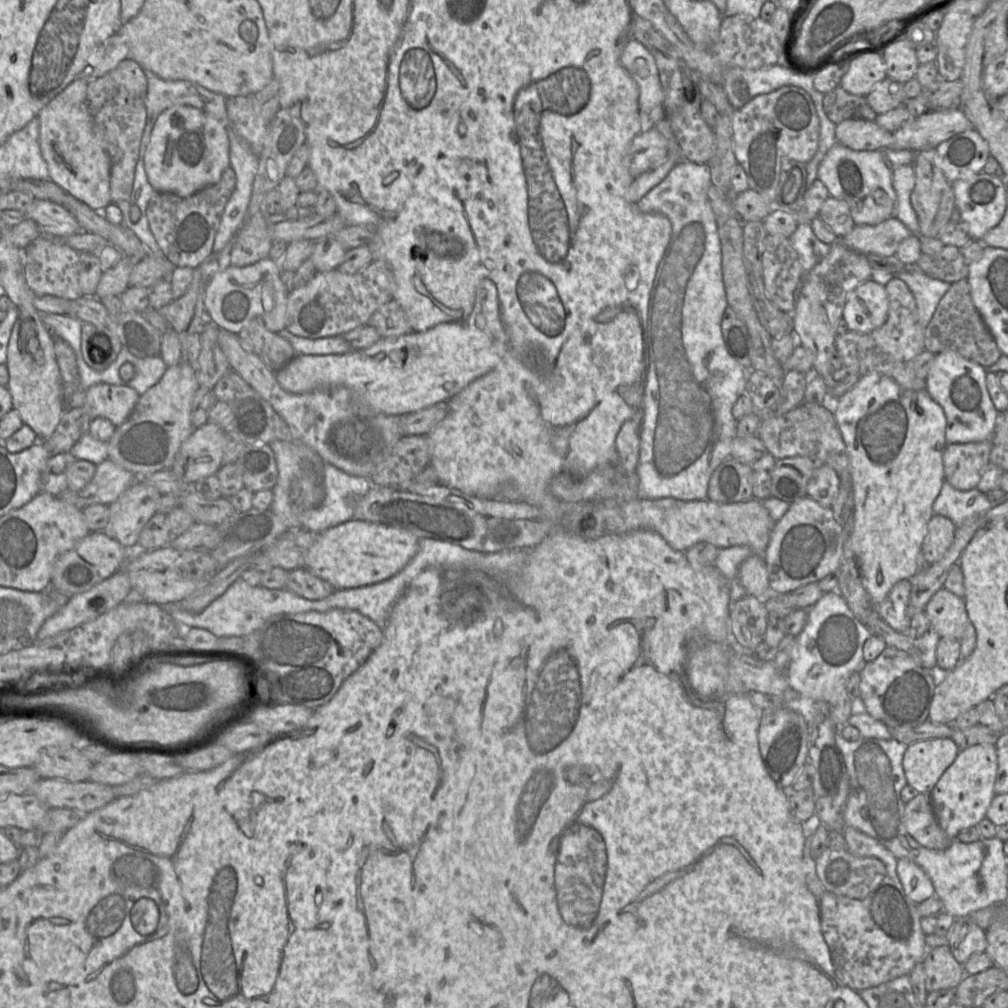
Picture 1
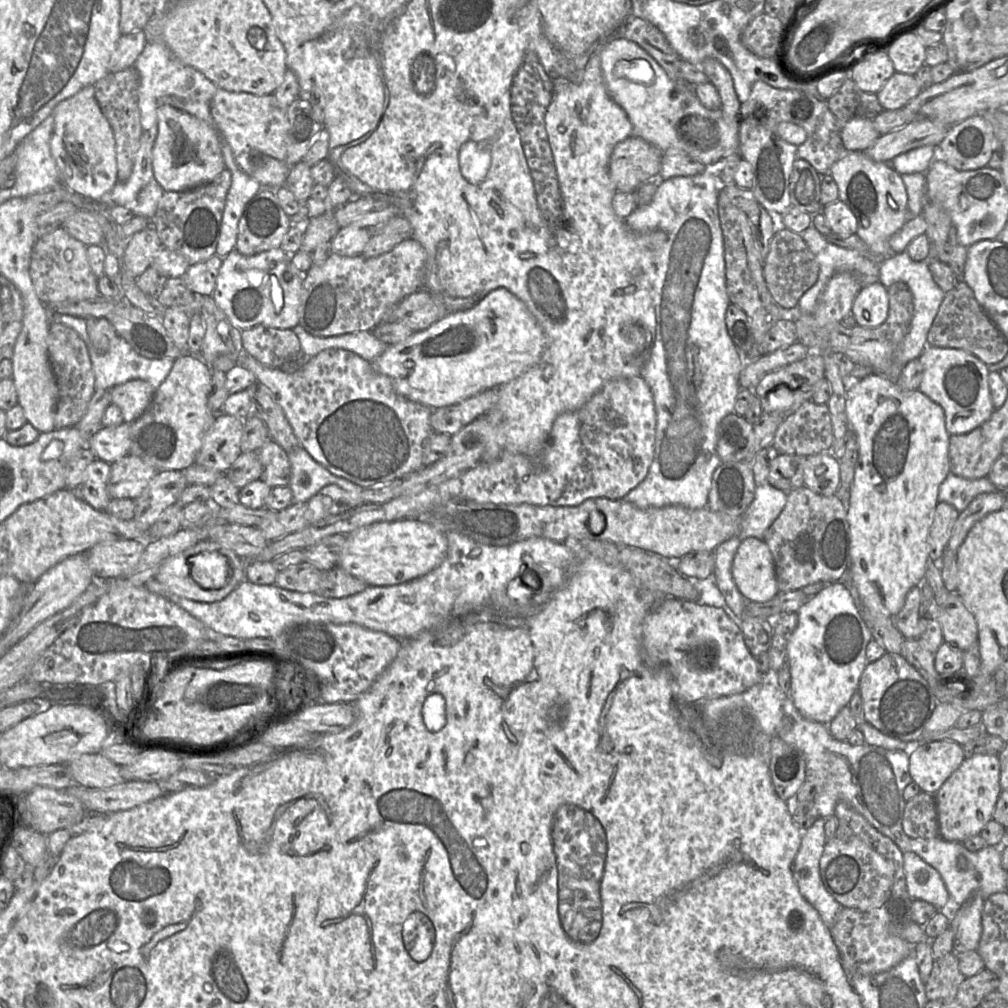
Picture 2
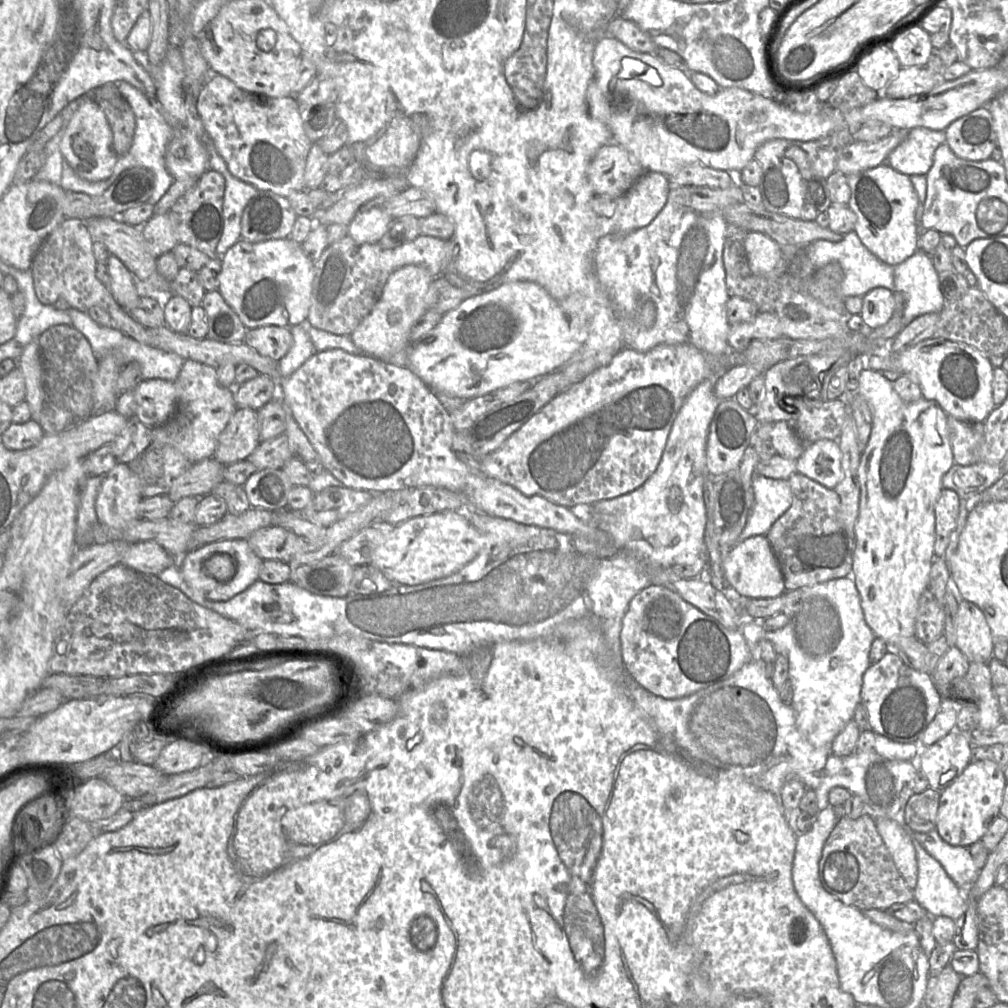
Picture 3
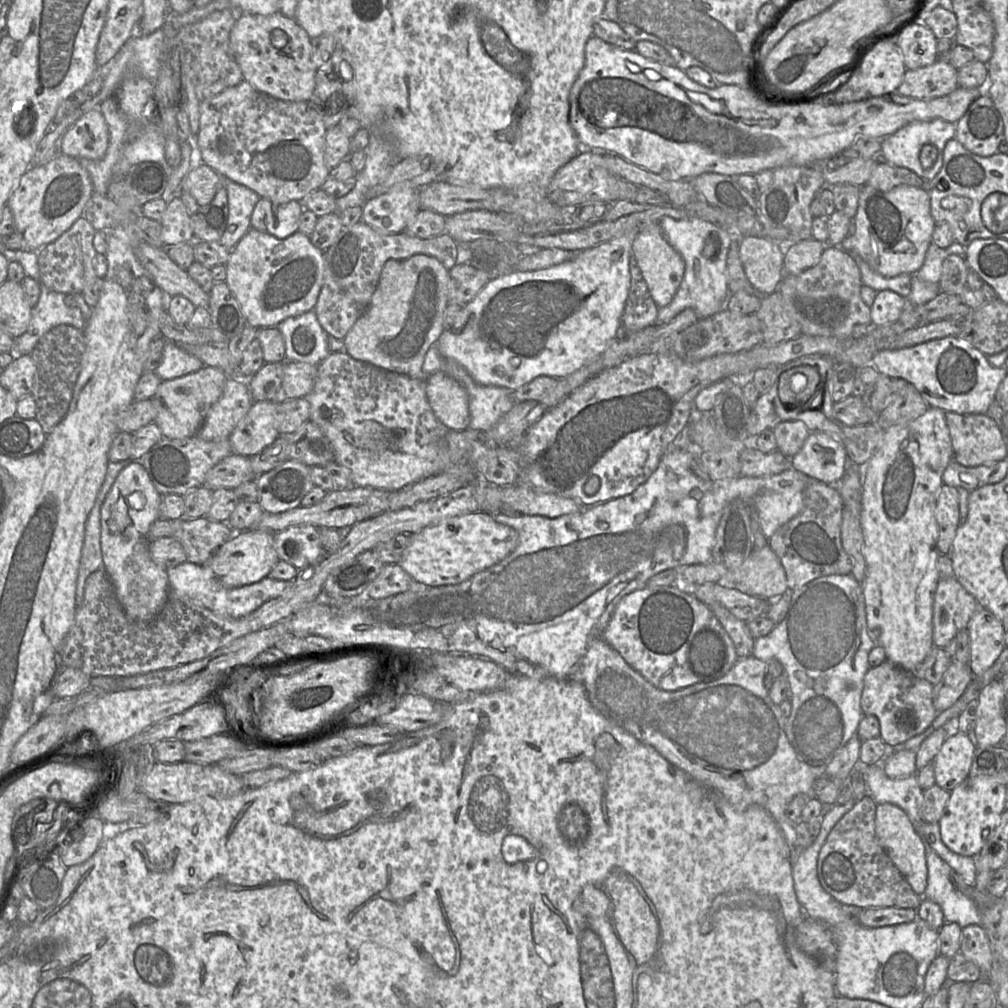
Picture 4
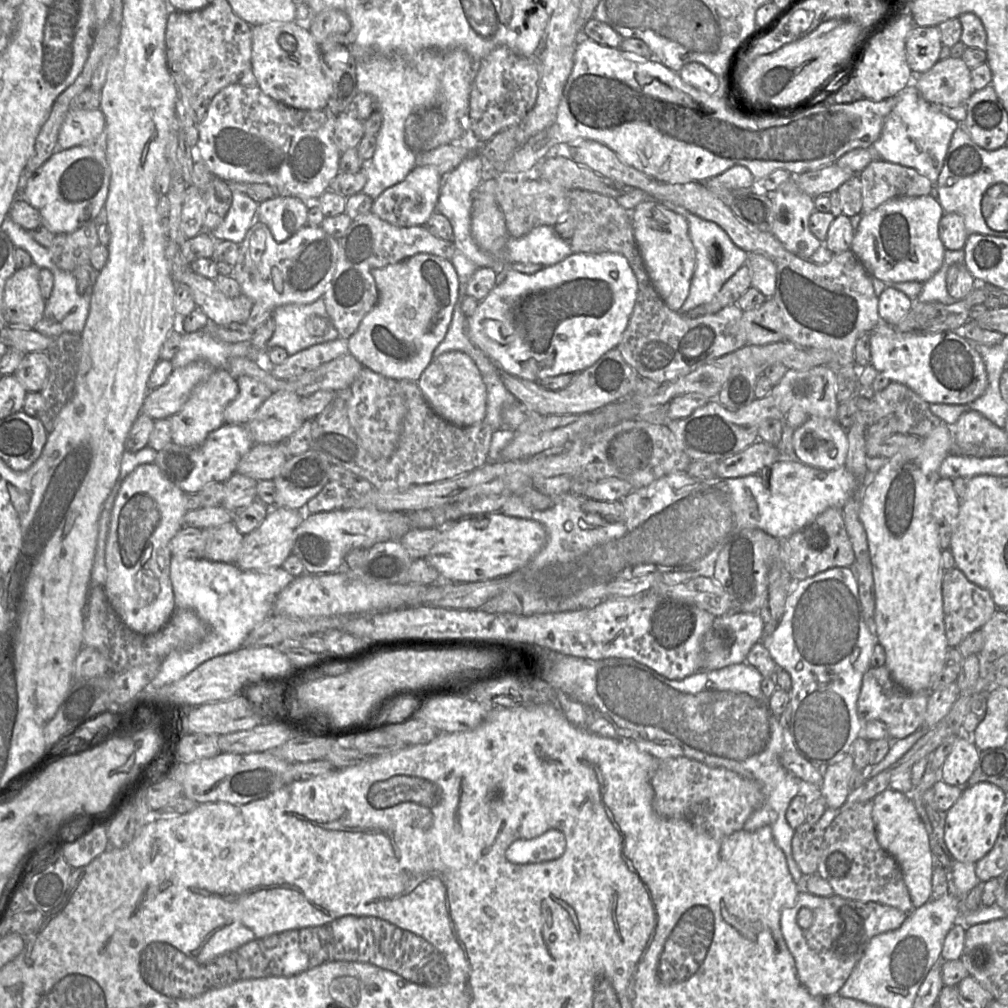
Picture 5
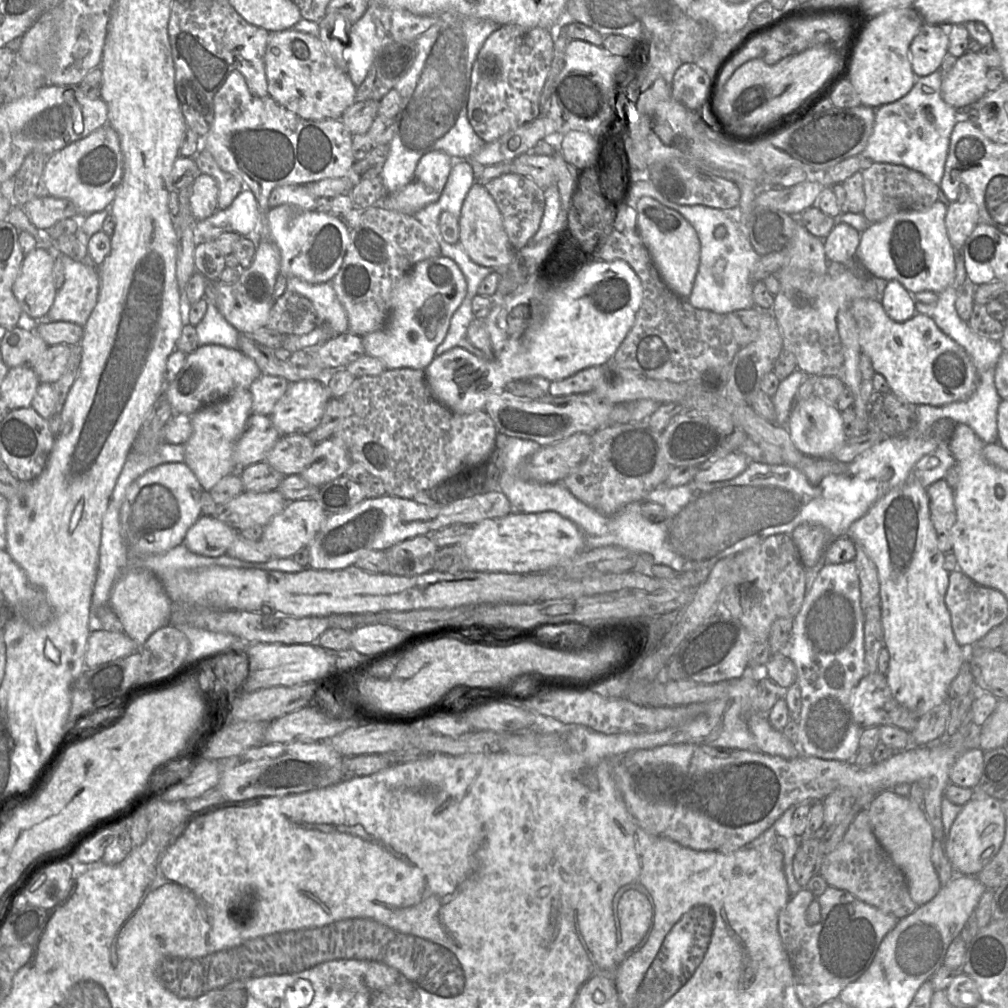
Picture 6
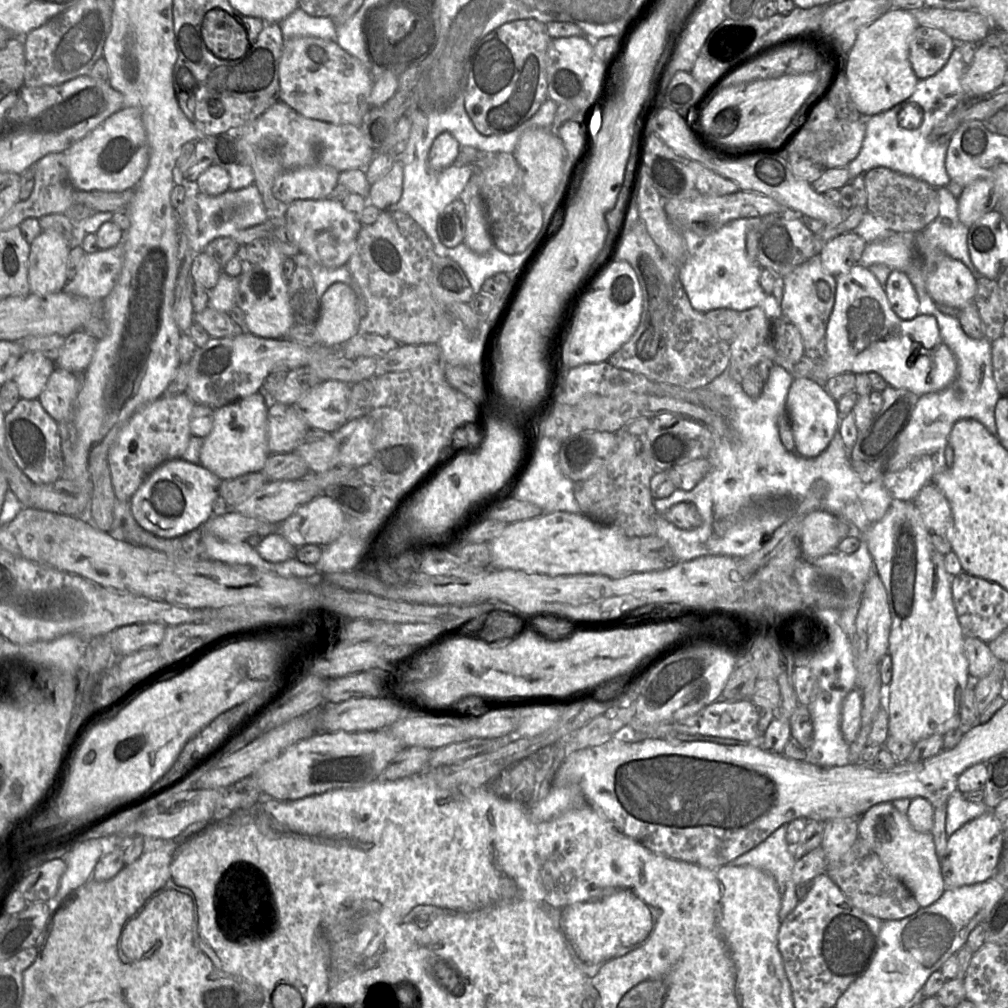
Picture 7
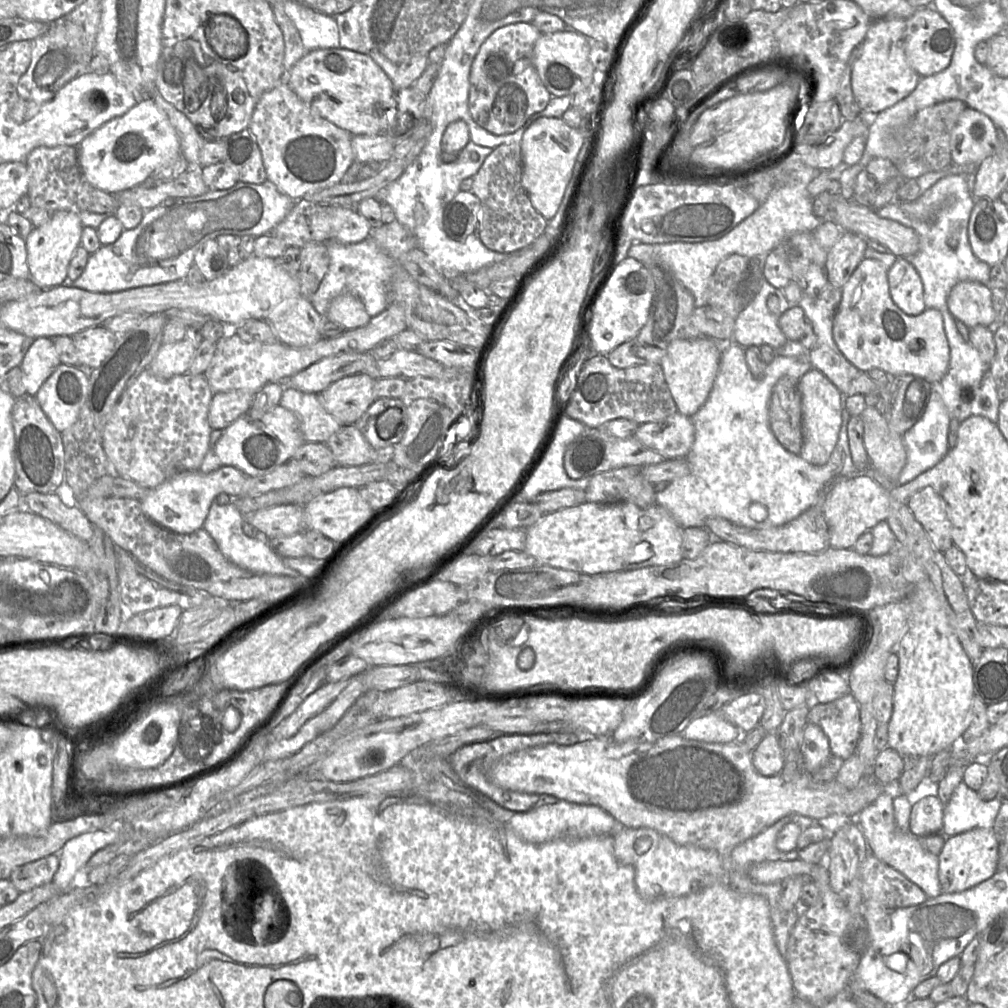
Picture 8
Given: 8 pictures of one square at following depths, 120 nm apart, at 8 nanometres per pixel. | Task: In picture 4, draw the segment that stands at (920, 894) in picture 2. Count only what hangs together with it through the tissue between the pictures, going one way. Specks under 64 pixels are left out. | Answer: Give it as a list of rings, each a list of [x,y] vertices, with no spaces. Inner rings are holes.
[[[926,837],[921,840],[928,869],[927,887],[922,898],[940,906],[945,922],[957,923],[961,928],[980,925],[981,916],[976,904],[958,890],[951,880],[951,874],[955,871],[930,847]]]

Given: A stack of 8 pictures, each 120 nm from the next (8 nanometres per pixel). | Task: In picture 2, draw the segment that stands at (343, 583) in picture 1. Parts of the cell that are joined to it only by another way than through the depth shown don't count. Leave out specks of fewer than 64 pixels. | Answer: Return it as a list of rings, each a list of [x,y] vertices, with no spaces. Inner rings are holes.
[[[417,519],[377,522],[346,534],[339,567],[368,586],[392,586],[419,578],[444,560],[446,534]]]

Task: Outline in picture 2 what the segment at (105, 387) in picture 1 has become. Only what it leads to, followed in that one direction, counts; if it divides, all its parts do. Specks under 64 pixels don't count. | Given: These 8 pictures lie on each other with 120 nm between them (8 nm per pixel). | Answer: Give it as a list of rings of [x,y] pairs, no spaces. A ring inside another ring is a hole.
[[[132,380],[111,389],[111,404],[120,408],[124,422],[132,423],[149,408],[154,393],[148,382]]]

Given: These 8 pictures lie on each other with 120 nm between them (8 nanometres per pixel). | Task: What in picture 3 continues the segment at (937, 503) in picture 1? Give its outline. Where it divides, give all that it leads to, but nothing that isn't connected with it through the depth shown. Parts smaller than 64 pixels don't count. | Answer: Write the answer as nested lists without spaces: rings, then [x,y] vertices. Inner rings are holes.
[[[978,462],[973,465],[953,463],[942,478],[942,487],[954,490],[961,499],[972,503],[984,490],[995,484],[1004,471],[1002,465]]]

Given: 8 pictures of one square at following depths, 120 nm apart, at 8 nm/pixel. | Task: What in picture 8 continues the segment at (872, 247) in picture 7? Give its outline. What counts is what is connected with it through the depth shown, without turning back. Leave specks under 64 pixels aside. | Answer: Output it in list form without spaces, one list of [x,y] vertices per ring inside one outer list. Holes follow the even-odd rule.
[[[979,282],[957,283],[947,298],[947,307],[953,317],[968,328],[976,325],[990,326],[995,319],[992,293]]]

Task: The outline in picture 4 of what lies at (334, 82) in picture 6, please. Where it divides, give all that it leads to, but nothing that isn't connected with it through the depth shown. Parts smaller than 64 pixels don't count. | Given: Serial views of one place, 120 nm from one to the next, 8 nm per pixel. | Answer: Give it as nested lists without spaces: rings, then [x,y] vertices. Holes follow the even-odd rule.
[[[279,11],[269,15],[237,13],[230,32],[230,48],[243,80],[259,92],[292,102],[311,98],[317,71],[311,61],[311,38],[294,18]]]

